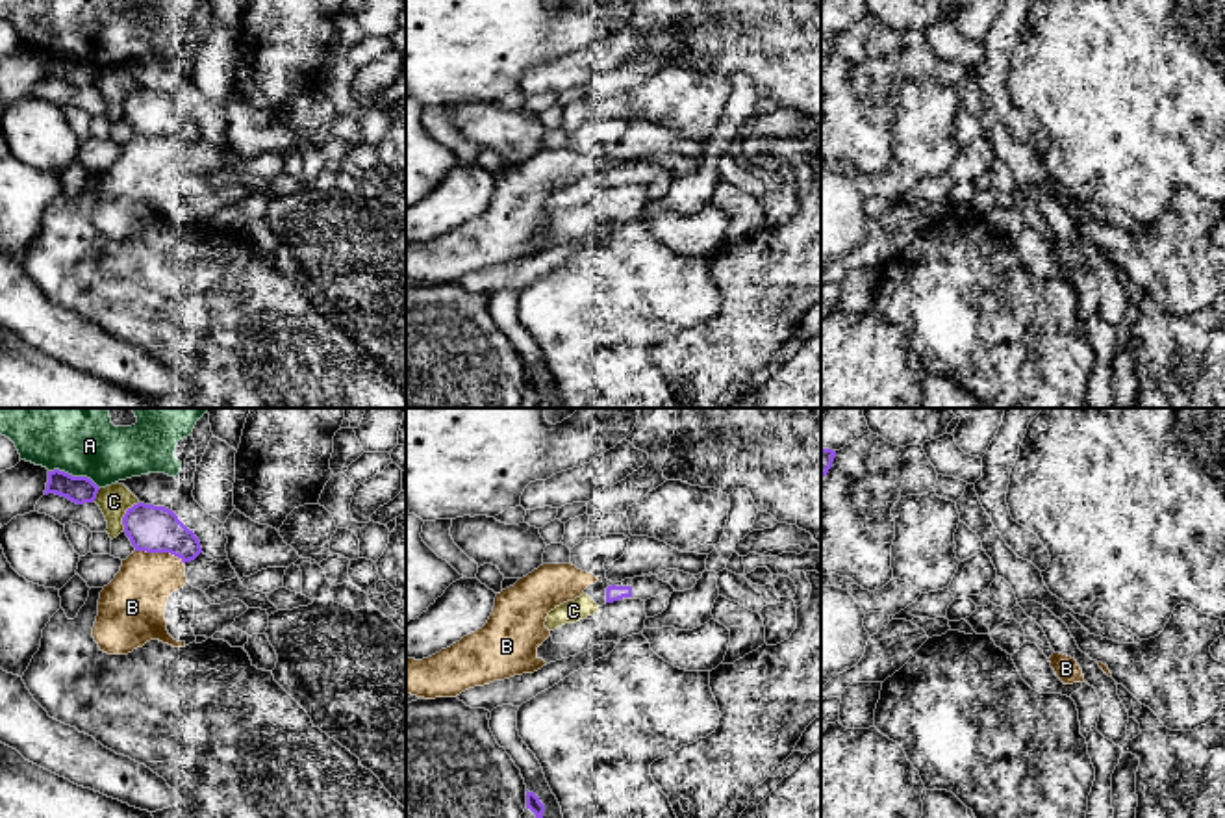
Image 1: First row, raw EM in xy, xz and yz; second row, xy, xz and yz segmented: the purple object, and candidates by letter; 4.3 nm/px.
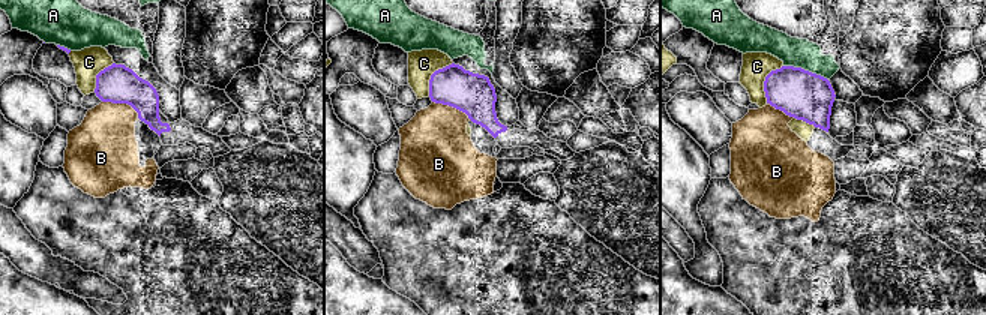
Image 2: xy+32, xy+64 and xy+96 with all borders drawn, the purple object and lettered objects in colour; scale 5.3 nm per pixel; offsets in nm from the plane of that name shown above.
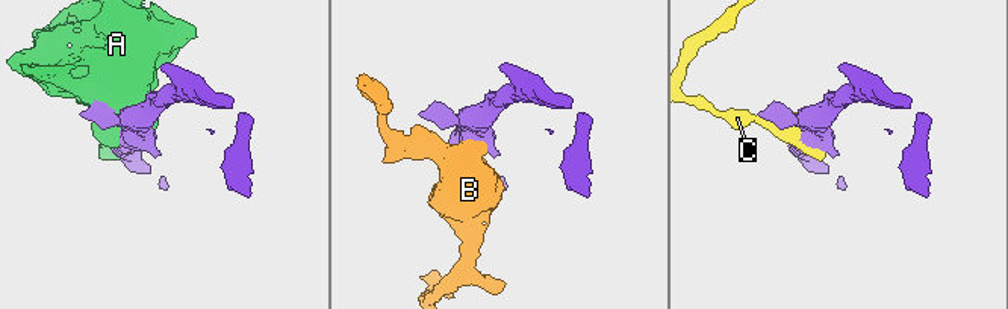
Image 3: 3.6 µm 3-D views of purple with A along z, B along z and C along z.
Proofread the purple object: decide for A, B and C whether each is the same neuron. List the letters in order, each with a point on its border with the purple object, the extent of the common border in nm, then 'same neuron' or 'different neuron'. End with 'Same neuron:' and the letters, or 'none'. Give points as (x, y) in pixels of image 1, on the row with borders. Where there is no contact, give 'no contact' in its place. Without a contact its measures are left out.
A: contact xy (75, 477); length 240 nm; different neuron
B: contact xy (160, 551); length 220 nm; different neuron
C: contact xy (125, 514); length 140 nm; different neuron
Same neuron: none

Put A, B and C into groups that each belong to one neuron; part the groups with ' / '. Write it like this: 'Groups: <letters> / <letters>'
Groups: A / B / C

